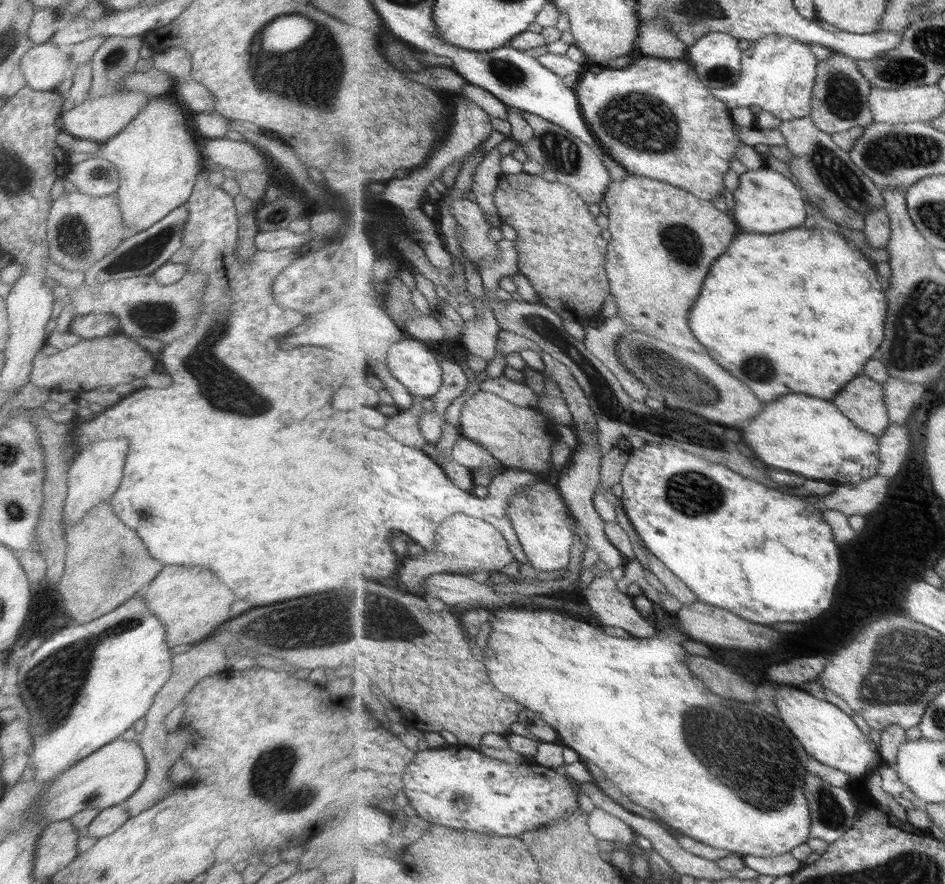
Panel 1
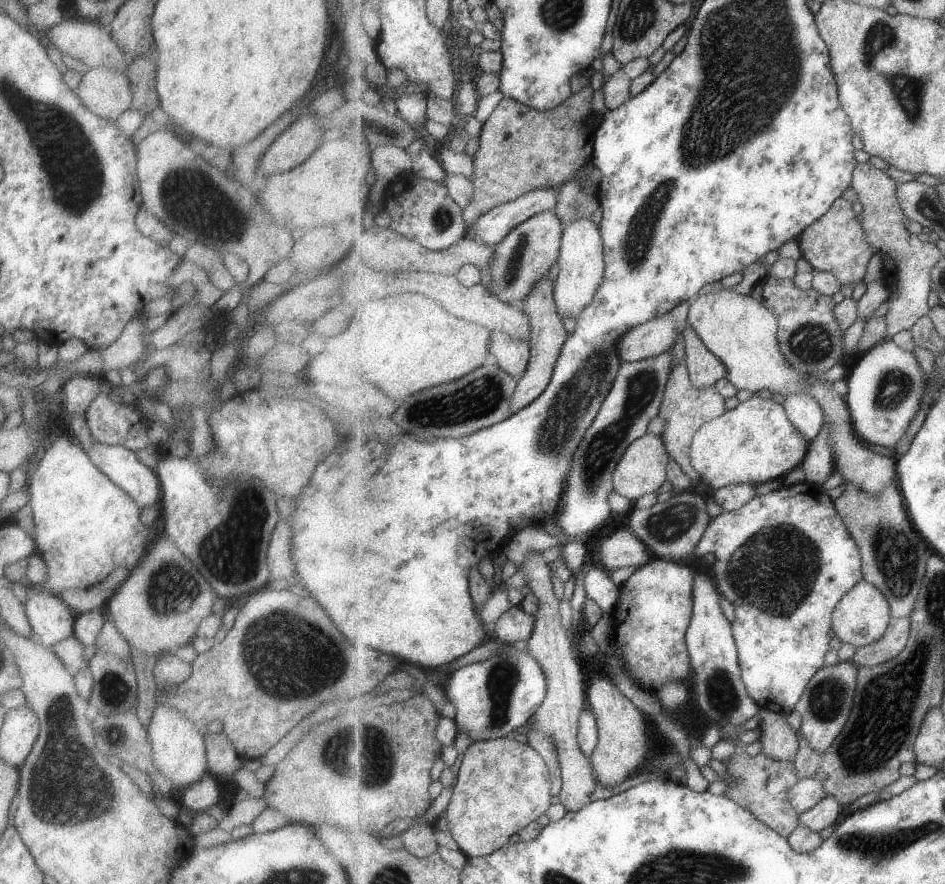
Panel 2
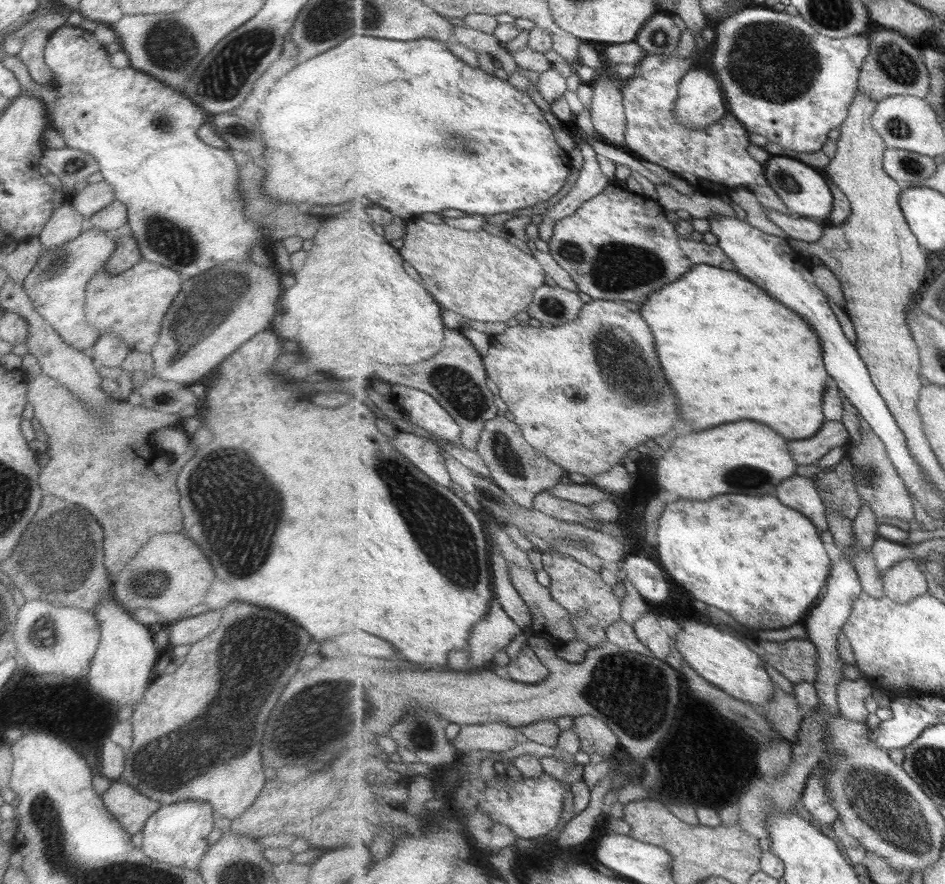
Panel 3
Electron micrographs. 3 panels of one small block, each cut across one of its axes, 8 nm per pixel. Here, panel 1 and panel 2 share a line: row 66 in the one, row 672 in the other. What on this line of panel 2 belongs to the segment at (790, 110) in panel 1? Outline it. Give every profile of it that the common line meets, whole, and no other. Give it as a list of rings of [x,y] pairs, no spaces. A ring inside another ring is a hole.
[[[807,482],[794,485],[783,484],[776,491],[771,491],[764,495],[758,495],[750,500],[745,506],[734,511],[722,511],[709,523],[703,538],[695,547],[694,554],[700,555],[703,551],[712,552],[716,557],[714,562],[714,573],[716,584],[725,599],[729,599],[736,608],[736,618],[733,622],[734,636],[738,646],[740,656],[740,667],[742,668],[742,677],[746,682],[749,694],[753,700],[760,704],[762,709],[769,709],[775,712],[789,714],[796,710],[797,703],[800,702],[808,687],[809,681],[820,671],[826,662],[826,656],[831,650],[831,638],[833,636],[833,611],[836,610],[840,600],[864,578],[864,567],[862,564],[862,554],[860,544],[852,535],[844,518],[836,509],[835,501],[820,491],[818,486]]]

